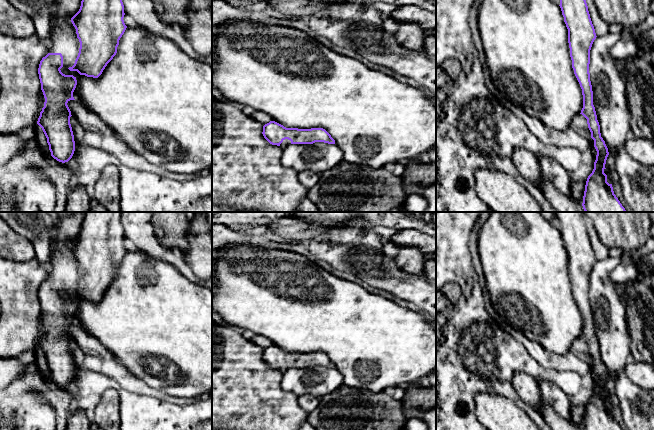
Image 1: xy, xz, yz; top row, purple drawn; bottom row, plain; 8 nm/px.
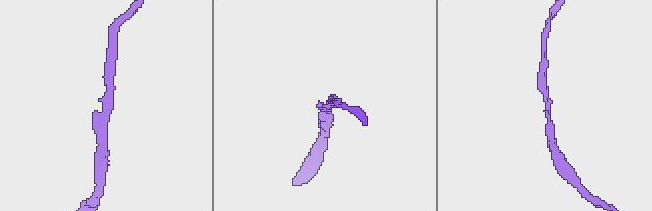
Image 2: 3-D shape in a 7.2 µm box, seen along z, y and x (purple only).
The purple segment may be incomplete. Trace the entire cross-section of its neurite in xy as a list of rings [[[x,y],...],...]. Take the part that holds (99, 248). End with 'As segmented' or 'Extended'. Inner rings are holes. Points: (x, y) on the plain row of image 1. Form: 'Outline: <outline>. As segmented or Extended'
Outline: [[[71,212],[55,220],[55,227],[51,231],[51,271],[38,292],[45,326],[37,348],[47,362],[51,380],[59,386],[68,386],[75,375],[70,348],[72,339],[67,327],[75,324],[73,316],[77,309],[76,301],[65,299],[60,293],[64,290],[93,302],[102,298],[116,279],[119,264],[127,252],[123,244],[125,237],[121,219],[122,212]]]. Extended

